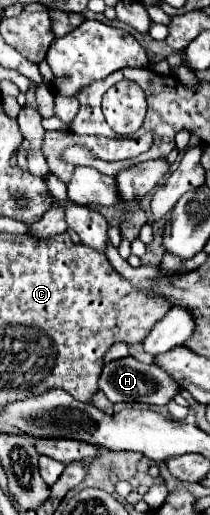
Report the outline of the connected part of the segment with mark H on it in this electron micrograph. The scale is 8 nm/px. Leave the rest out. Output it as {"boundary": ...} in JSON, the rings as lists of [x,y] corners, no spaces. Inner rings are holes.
{"boundary":[[[133,356],[107,362],[99,376],[99,390],[105,392],[105,396],[111,402],[145,402],[145,404],[163,406],[173,400],[173,396],[177,394],[177,388],[179,384],[169,374],[159,370],[155,364],[143,364]]]}

